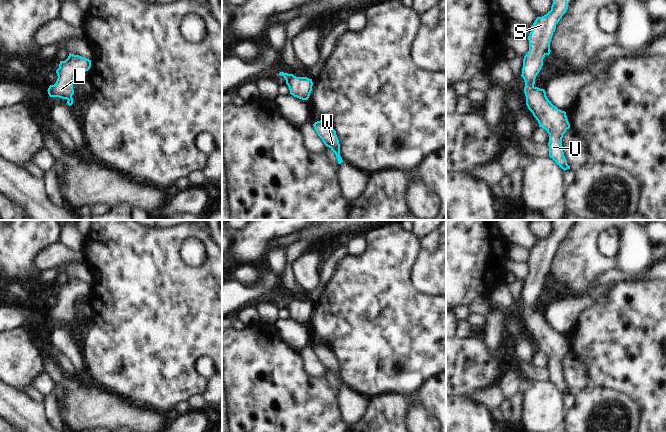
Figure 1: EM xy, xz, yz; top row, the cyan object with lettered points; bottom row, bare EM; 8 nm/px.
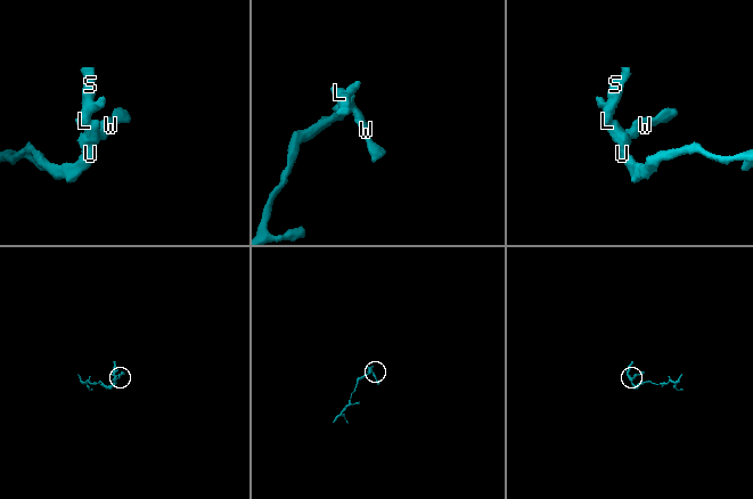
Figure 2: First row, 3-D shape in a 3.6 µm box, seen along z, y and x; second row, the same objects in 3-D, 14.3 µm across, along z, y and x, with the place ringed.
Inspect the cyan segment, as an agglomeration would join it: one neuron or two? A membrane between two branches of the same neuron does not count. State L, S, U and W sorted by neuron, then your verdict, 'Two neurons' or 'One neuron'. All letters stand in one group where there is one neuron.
Groups: L S U W. One neuron.

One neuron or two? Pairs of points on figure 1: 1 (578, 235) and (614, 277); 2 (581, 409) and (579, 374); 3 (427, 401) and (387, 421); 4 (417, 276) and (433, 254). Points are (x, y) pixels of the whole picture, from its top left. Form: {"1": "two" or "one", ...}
{"1": "two", "2": "two", "3": "one", "4": "one"}

